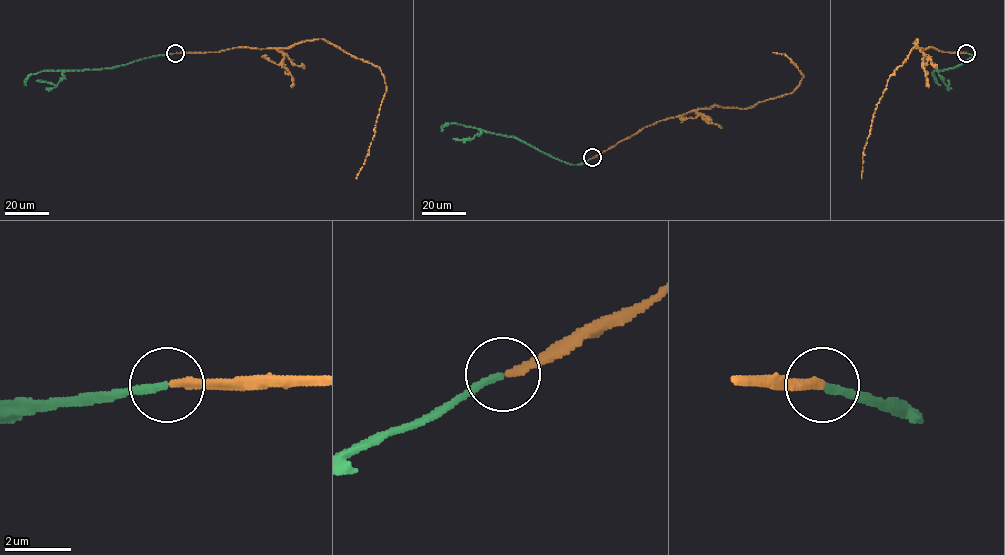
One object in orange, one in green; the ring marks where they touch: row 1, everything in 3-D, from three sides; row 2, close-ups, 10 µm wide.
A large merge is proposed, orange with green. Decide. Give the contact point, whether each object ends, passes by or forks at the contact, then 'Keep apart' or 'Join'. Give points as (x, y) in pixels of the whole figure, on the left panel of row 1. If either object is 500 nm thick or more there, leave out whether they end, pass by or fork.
Place: (175, 53). At the ring orange ends. At the ring green ends. Join

